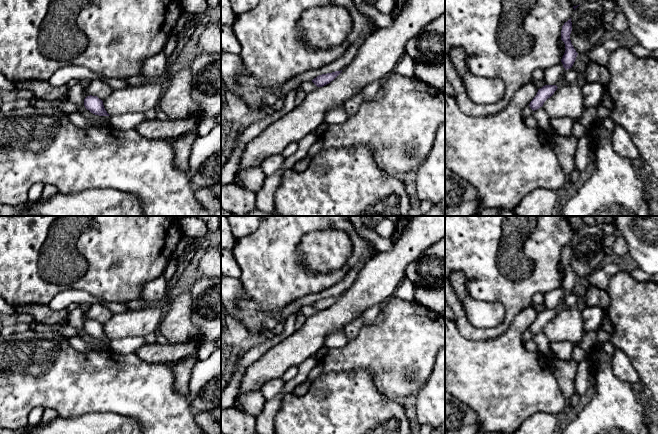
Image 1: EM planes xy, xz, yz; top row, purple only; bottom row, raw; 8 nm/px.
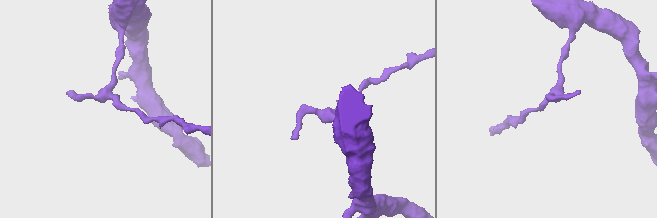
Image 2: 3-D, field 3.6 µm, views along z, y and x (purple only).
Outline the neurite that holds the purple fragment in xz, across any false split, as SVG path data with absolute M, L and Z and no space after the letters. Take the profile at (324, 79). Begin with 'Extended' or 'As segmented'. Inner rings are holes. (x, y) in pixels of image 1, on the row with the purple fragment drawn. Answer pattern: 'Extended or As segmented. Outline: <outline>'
As segmented. Outline: M335 71L332 73L327 73L327 74L322 74L317 76L312 80L312 82L317 86L317 87L323 87L327 84L329 84L331 81L333 81L340 73L341 71Z

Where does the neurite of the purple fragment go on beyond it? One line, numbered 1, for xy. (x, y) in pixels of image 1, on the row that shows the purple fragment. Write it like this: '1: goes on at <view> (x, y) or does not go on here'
1: does not go on here

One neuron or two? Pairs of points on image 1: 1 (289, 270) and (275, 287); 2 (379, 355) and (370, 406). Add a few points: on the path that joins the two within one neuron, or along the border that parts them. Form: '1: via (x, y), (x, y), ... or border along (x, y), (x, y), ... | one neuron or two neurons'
1: via (284, 275), (283, 281), (280, 283) | one neuron
2: border along (354, 369), (369, 369), (375, 387), (390, 399) | two neurons

